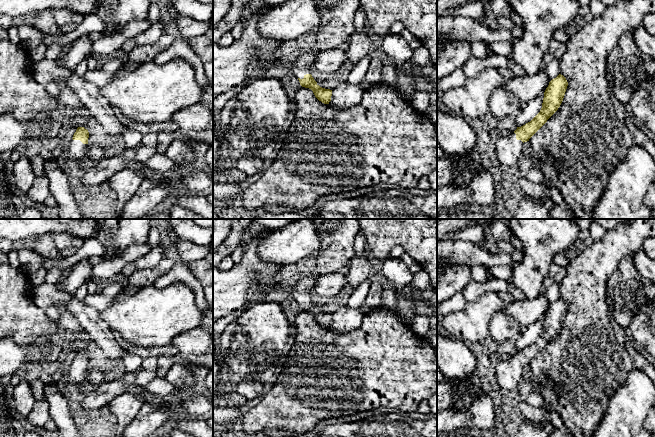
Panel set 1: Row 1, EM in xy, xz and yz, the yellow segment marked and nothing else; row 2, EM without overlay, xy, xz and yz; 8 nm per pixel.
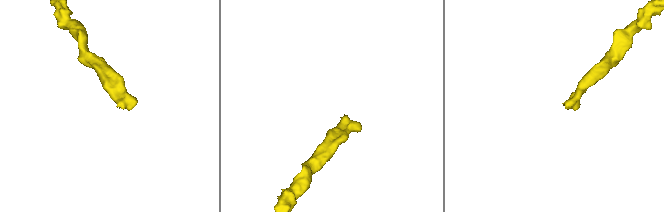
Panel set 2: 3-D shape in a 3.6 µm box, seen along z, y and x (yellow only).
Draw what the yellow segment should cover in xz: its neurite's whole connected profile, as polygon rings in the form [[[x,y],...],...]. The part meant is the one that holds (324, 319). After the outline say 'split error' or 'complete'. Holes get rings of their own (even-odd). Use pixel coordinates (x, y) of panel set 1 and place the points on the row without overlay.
[[[312,219],[322,246],[316,252],[316,270],[302,276],[289,294],[298,302],[300,309],[313,315],[324,328],[331,325],[332,314],[320,311],[311,299],[318,277],[338,273],[353,258],[354,241],[360,231],[357,219]]]; split error

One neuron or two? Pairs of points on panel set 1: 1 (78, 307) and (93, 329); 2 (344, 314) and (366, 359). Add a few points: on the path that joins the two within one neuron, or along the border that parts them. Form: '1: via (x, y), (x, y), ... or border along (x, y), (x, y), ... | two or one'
1: via (82, 312), (93, 324) | one
2: border along (365, 313), (355, 329), (344, 333), (329, 330) | two

